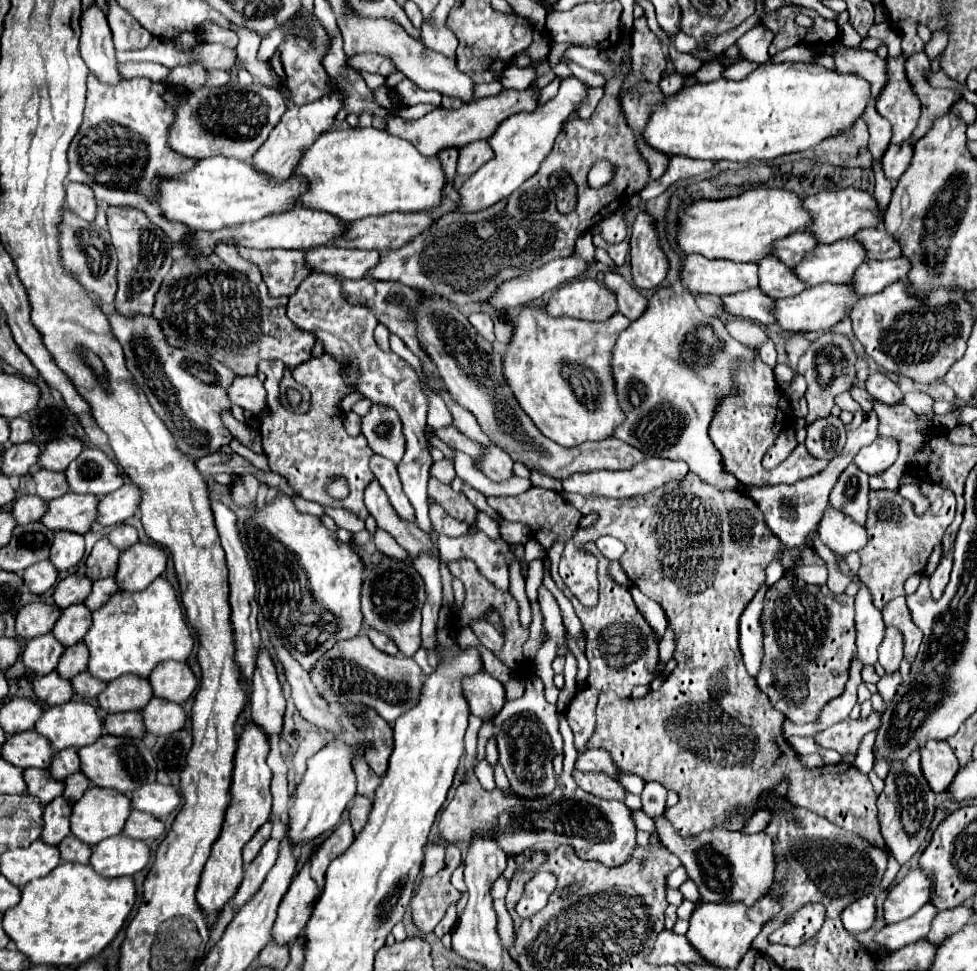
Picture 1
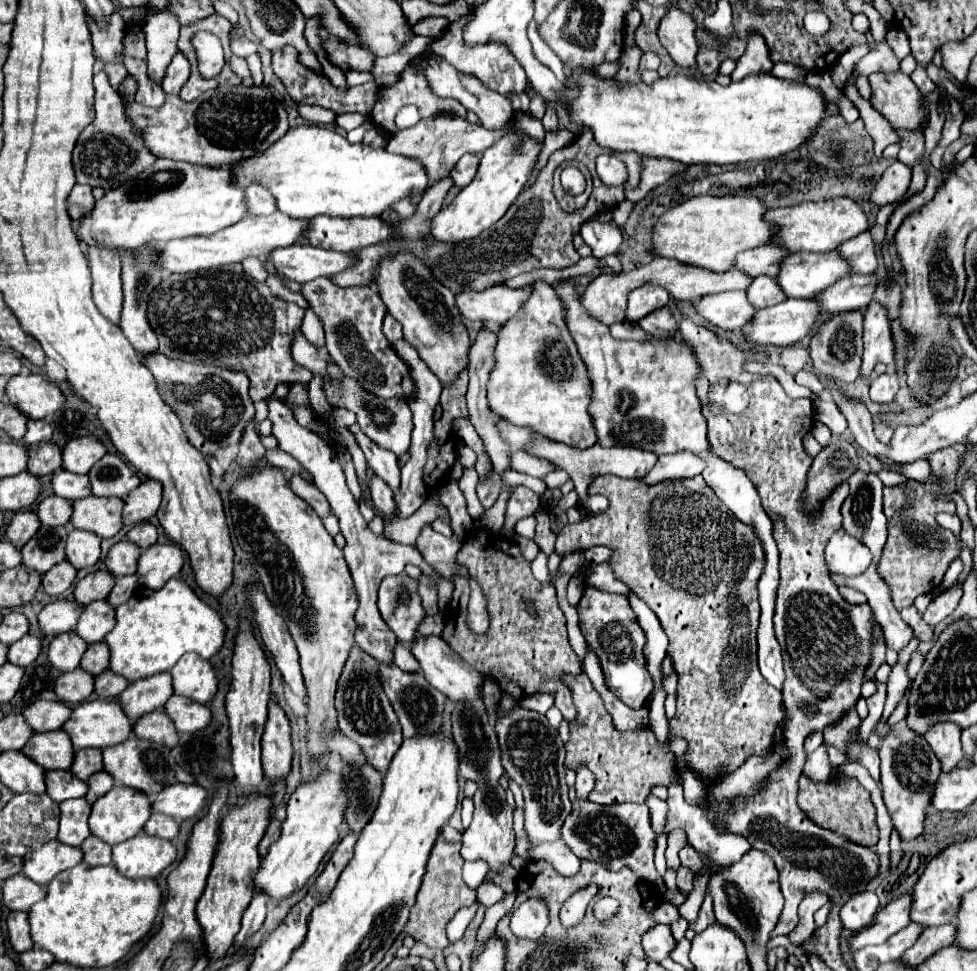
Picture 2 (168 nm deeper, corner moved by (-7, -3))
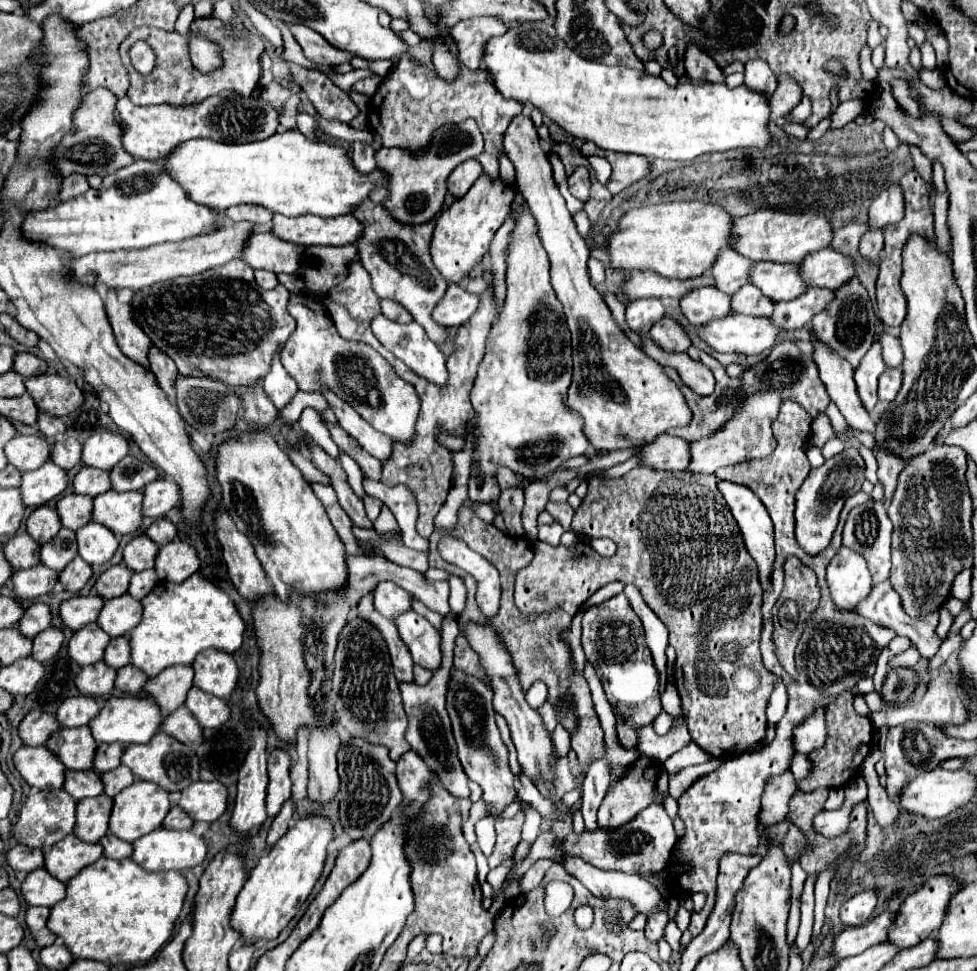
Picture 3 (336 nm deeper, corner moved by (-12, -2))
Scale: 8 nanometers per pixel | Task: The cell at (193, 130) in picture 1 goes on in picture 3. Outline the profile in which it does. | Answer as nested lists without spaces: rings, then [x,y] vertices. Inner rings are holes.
[[[218,94],[196,106],[136,106],[126,96],[116,104],[116,122],[122,128],[122,148],[142,160],[164,158],[176,142],[188,138],[210,138],[220,142],[258,142],[272,136],[278,128],[278,110],[262,98],[240,98],[236,94]]]

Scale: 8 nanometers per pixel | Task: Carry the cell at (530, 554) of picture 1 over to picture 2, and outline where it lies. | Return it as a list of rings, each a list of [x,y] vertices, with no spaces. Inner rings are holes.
[[[537,515],[537,533],[535,533],[535,543],[539,545],[539,549],[545,555],[553,553],[553,545],[555,545],[555,533],[551,531],[551,517],[545,515]]]

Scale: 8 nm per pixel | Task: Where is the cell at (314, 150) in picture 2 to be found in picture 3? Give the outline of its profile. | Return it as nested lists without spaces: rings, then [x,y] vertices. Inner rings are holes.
[[[282,130],[262,142],[248,142],[248,144],[224,144],[206,138],[194,138],[178,144],[162,160],[162,164],[164,164],[164,172],[182,186],[188,198],[218,212],[224,212],[226,208],[236,204],[258,204],[284,216],[300,216],[300,214],[316,214],[316,212],[350,214],[352,206],[358,206],[364,198],[368,198],[370,190],[376,184],[386,182],[380,170],[372,172],[370,176],[358,174],[342,146],[330,144],[326,140],[310,142],[300,130]]]

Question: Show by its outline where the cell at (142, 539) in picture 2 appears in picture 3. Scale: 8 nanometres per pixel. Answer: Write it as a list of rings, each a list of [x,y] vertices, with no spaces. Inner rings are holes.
[[[156,518],[156,520],[150,524],[150,528],[146,530],[146,534],[148,534],[158,546],[172,542],[172,540],[176,538],[176,532],[178,532],[176,526],[174,526],[168,518]]]

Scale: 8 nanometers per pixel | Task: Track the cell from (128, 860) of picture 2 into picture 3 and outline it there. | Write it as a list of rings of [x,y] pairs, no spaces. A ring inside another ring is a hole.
[[[158,828],[136,840],[132,860],[148,872],[158,870],[184,870],[204,862],[206,842],[202,836],[176,830]]]

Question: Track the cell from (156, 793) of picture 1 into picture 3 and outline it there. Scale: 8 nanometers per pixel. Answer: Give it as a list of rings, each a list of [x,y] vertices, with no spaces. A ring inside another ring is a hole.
[[[194,782],[188,790],[182,792],[180,808],[188,810],[192,818],[214,822],[218,820],[228,806],[228,790],[222,782]]]

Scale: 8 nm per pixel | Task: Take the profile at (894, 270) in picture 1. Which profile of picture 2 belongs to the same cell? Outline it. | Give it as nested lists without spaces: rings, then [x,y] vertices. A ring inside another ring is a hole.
[[[849,275],[847,279],[841,279],[835,283],[835,287],[829,287],[819,295],[823,313],[843,313],[843,311],[865,311],[865,307],[871,303],[873,293],[879,285],[877,275]]]

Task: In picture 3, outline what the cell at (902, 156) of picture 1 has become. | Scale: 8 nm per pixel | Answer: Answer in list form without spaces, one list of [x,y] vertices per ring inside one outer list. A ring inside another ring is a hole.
[[[892,184],[872,202],[868,210],[868,228],[884,230],[886,226],[900,222],[902,216],[904,216],[904,198],[900,194],[900,186]]]

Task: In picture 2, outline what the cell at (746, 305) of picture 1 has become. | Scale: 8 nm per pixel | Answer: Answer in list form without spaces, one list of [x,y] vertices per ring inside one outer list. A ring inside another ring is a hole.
[[[729,291],[719,295],[707,295],[699,299],[697,311],[715,327],[725,331],[745,329],[755,315],[755,307],[749,303],[745,291]]]

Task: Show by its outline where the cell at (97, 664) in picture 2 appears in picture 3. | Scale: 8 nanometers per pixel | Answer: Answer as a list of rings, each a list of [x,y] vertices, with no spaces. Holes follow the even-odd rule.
[[[128,636],[114,638],[108,644],[108,650],[104,654],[104,660],[108,662],[108,666],[118,664],[118,668],[124,668],[126,664],[130,664],[130,642],[128,642]]]

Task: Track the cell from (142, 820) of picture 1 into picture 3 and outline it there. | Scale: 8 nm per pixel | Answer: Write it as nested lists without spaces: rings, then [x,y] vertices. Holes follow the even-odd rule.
[[[174,806],[168,816],[164,818],[164,828],[170,828],[170,830],[190,830],[194,824],[194,820],[180,808],[180,806]]]

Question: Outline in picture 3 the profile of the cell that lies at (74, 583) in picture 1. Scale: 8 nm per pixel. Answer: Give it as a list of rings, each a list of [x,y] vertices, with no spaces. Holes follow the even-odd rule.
[[[118,564],[118,566],[112,566],[108,568],[98,580],[96,580],[96,590],[98,594],[104,598],[104,600],[110,600],[110,598],[116,598],[116,596],[122,596],[128,592],[128,586],[130,586],[130,578],[132,578],[132,570],[124,564]]]

